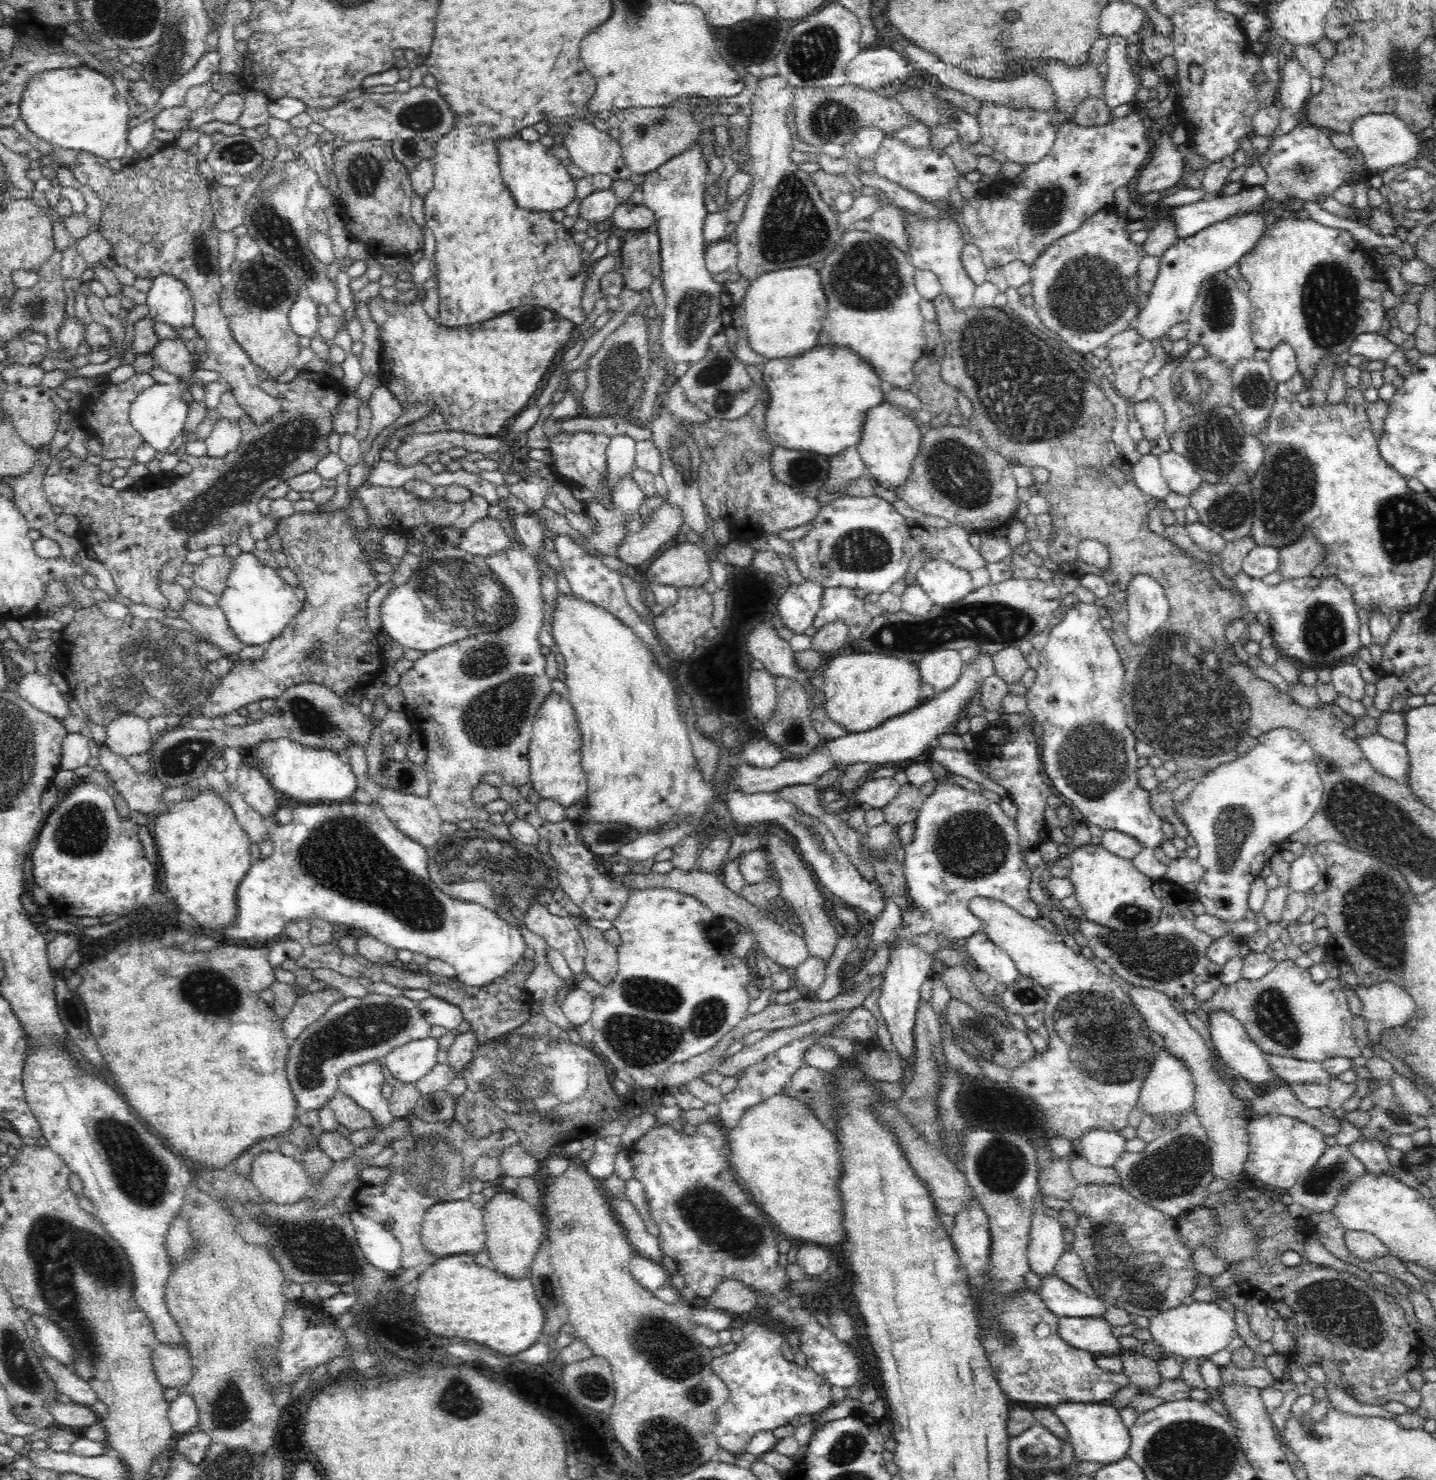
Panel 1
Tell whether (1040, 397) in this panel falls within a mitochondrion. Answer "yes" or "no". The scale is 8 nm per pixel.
yes

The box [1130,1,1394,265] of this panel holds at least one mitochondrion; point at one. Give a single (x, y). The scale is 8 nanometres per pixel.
(1303, 172)

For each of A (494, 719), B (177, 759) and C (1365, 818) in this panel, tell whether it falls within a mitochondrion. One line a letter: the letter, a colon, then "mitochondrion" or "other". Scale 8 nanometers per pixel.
A: mitochondrion
B: mitochondrion
C: mitochondrion

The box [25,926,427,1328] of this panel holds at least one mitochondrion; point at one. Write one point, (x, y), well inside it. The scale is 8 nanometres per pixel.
(366, 1026)

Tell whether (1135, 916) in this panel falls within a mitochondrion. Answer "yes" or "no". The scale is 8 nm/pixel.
yes

